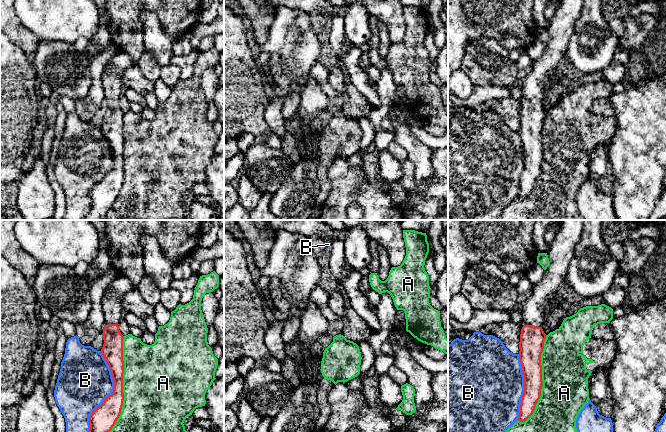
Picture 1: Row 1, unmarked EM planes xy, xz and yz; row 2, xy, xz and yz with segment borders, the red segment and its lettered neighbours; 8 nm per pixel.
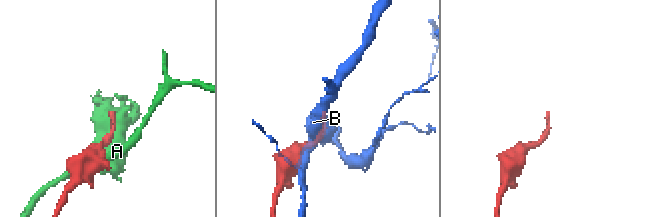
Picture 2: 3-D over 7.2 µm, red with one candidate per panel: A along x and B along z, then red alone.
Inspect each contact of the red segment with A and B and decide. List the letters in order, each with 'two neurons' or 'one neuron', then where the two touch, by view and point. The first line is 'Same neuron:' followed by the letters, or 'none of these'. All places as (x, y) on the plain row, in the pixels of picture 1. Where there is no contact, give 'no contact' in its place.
Same neuron: none of these
A: two neurons; meets red in xy at (122, 166)
B: two neurons; meets red in xy at (107, 173)

